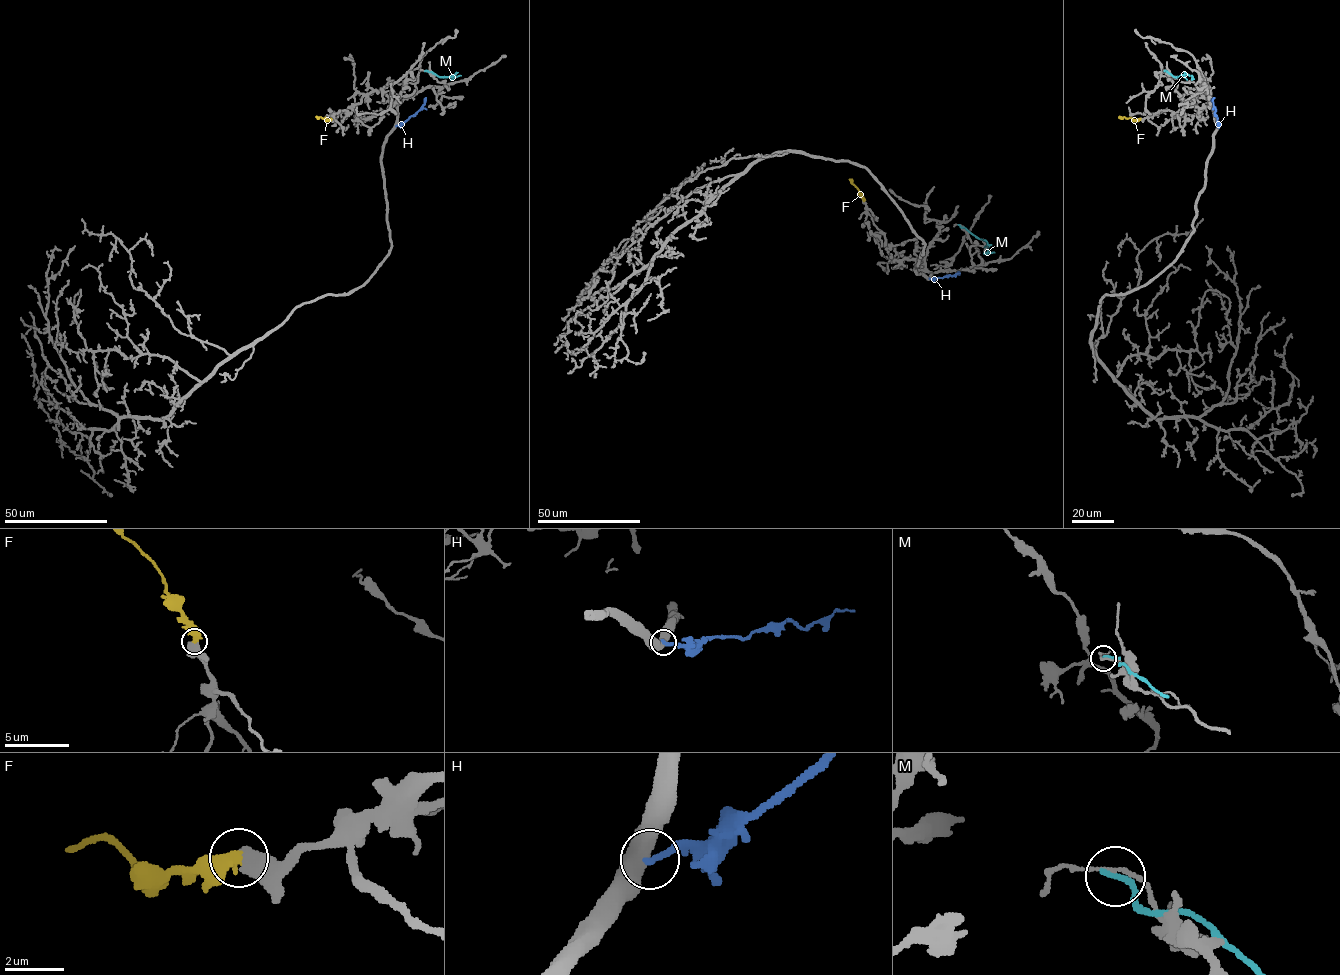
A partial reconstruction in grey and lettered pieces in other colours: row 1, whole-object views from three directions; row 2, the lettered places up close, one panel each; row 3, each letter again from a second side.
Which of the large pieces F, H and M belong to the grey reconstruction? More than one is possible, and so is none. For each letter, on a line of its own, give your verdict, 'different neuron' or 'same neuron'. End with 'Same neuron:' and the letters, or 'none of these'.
F: same neuron
H: different neuron
M: different neuron
Same neuron: F

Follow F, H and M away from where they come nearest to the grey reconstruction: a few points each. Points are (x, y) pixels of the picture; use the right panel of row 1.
F: (1140, 119), (1118, 117)
H: (1218, 126), (1212, 100), (1214, 97)
M: (1164, 71), (1174, 77), (1192, 75)

